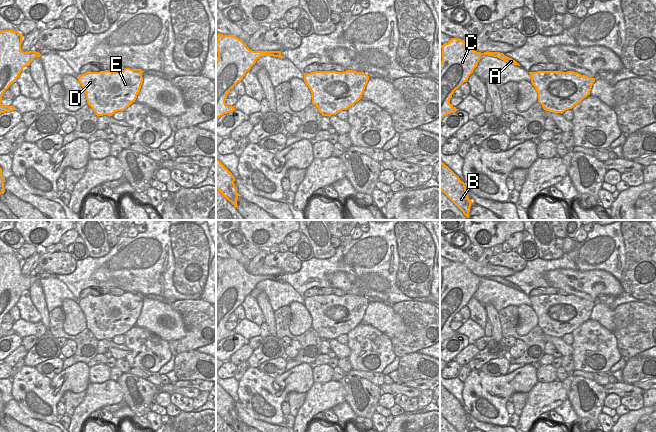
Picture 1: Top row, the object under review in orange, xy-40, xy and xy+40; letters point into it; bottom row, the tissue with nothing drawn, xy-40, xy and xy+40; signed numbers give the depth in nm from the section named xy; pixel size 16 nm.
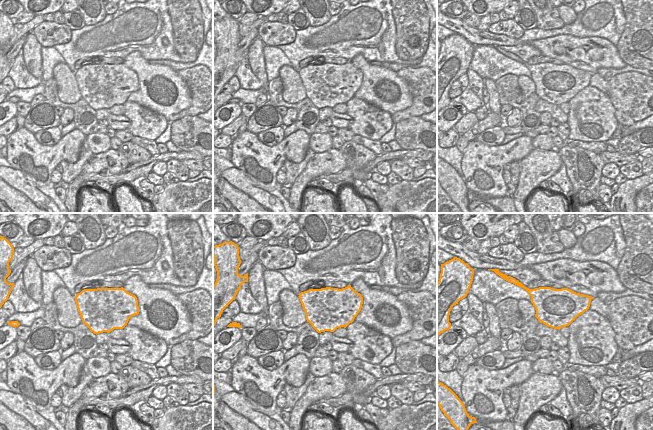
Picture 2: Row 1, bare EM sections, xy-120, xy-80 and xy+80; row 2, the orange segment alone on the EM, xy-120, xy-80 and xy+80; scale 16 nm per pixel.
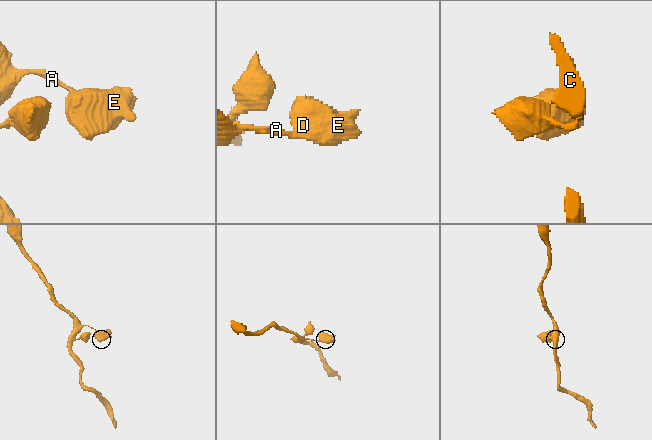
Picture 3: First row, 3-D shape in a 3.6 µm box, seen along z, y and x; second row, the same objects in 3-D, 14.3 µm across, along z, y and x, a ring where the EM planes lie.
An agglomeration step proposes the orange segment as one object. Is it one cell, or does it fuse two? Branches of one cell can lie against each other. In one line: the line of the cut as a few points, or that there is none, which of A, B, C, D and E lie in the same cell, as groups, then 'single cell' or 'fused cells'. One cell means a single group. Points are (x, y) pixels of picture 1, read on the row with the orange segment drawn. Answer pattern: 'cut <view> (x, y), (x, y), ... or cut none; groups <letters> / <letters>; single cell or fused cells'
cut none; groups A B C D E; single cell

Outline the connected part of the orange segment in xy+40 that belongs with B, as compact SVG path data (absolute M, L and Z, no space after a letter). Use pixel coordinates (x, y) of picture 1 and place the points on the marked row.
M441 159L440 190L469 218L473 202L468 198L465 183Z

